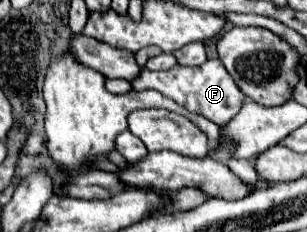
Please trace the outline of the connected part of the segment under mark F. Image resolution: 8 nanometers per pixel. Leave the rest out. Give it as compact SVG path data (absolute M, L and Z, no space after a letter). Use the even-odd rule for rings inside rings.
M208 60L196 68L174 66L174 70L164 70L164 72L152 72L148 68L142 68L140 76L132 82L132 88L136 88L136 90L154 88L154 90L162 92L164 96L172 98L176 104L184 106L186 110L190 110L194 114L202 114L218 126L224 126L224 122L228 122L232 116L236 116L240 106L246 100L244 94L240 94L240 88L236 86L236 82L232 82L232 76L224 70L220 60Z

